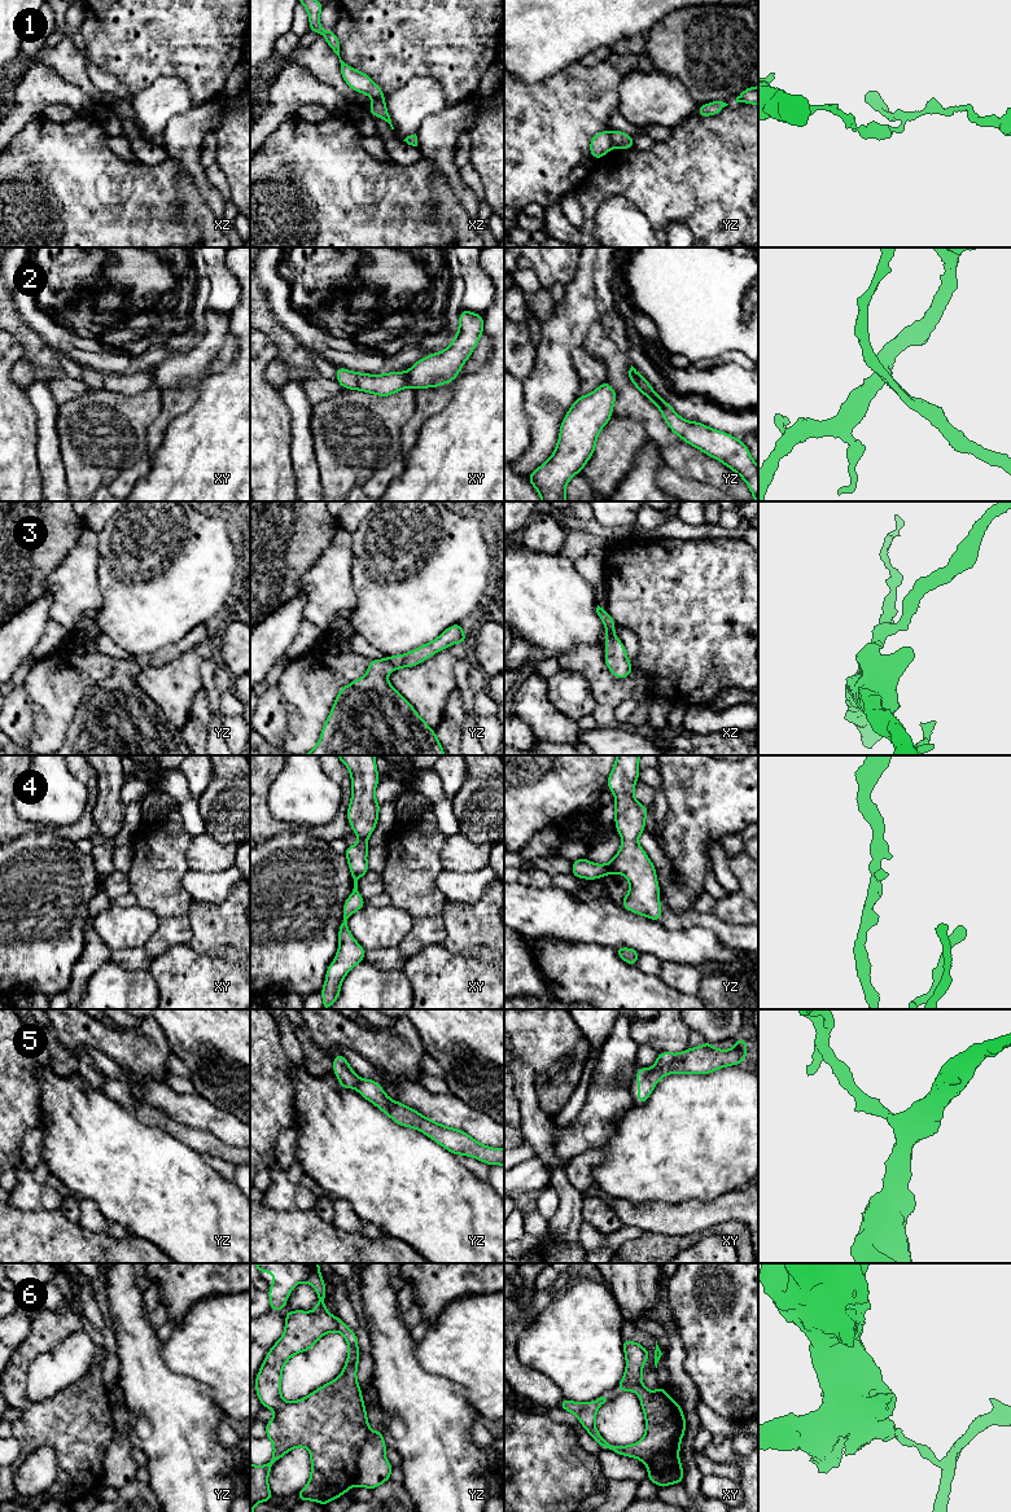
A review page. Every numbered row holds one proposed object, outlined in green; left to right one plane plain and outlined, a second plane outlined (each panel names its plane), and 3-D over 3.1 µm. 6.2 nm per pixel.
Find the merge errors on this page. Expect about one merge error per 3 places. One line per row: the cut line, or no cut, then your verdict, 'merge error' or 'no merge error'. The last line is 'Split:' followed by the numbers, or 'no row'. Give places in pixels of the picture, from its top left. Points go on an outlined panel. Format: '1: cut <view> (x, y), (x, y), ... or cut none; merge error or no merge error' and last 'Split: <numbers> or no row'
1: cut yz (608, 131), (613, 147); merge error
2: cut xy (406, 372), (410, 385); merge error
3: cut none; no merge error
4: cut none; no merge error
5: cut none; no merge error
6: cut yz (371, 1431), (359, 1454), (355, 1484); merge error
Split: 1, 2, 6

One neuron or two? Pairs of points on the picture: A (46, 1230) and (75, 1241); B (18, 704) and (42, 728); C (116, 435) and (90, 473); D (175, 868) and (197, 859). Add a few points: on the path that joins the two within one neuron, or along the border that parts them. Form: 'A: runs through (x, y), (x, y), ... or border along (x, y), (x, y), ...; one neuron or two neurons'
A: runs through (53, 1235), (60, 1241), (68, 1241); one neuron
B: border along (25, 688), (31, 700), (30, 741); two neurons
C: runs through (106, 445), (90, 464); one neuron
D: border along (192, 836), (187, 851), (187, 870); two neurons

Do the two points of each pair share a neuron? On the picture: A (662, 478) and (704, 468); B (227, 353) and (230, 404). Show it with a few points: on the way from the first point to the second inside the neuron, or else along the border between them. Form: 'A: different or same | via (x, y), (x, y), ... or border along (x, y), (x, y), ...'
A: different | border along (666, 465), (683, 477), (708, 485)
B: different | border along (236, 353), (227, 367), (213, 373)

